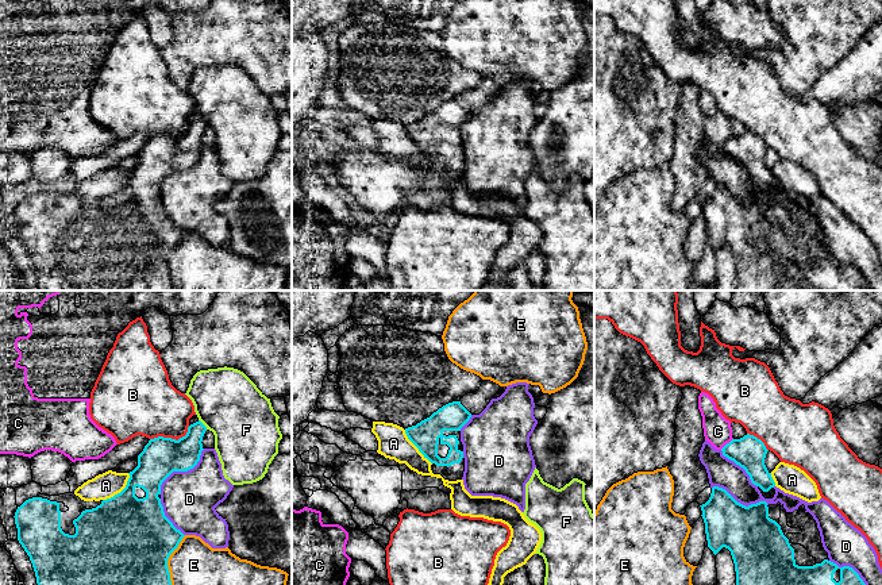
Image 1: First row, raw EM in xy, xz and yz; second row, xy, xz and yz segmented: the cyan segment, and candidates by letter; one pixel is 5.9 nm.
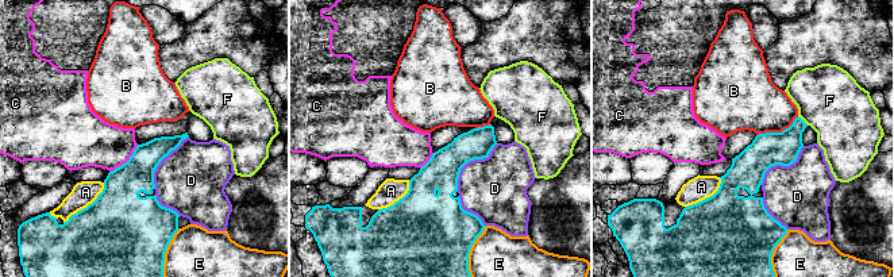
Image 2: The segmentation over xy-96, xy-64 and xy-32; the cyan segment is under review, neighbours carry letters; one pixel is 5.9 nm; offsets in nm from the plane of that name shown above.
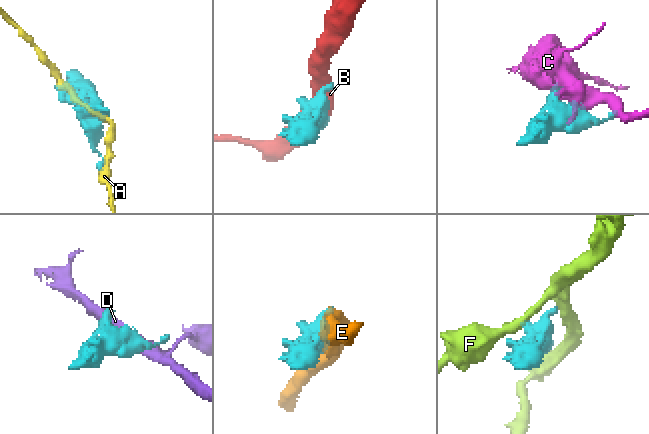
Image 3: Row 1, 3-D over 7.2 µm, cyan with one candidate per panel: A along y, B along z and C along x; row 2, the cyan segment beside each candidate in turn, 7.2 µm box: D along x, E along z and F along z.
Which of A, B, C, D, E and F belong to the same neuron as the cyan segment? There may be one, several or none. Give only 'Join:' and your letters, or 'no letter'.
Join: no letter

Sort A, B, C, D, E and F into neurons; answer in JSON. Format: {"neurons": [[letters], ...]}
{"neurons": [["A"], ["B"], ["C"], ["D"], ["E"], ["F"]]}

